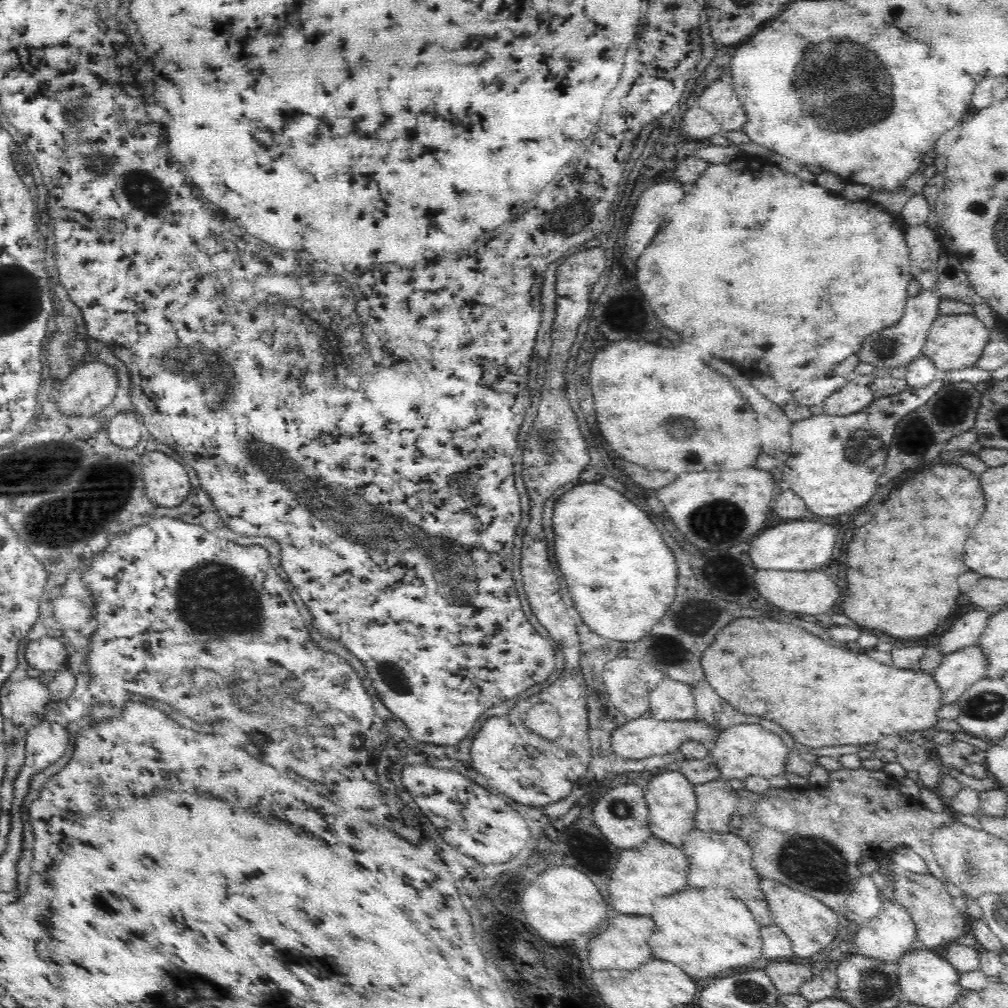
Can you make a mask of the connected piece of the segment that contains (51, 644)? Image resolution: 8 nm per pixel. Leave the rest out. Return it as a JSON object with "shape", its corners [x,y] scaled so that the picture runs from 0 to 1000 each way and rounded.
{"shape":[[[42,632],[29,637],[25,645],[25,652],[30,661],[39,666],[65,665],[65,651],[63,636],[50,632]]]}

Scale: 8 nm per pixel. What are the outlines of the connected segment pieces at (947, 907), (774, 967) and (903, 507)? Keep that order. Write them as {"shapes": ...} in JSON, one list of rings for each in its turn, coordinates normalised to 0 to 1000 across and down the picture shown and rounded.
{"shapes":[[[[897,863],[887,865],[886,871],[887,895],[903,906],[903,912],[909,921],[909,940],[926,943],[936,937],[949,935],[952,929],[960,925],[959,909],[950,904],[944,895],[944,888],[938,883],[934,872],[923,865],[911,867]]],[[[766,954],[759,964],[774,986],[793,986],[794,978],[808,968],[804,958],[788,954]]],[[[933,460],[933,462],[927,462],[927,464],[911,470],[909,474],[901,474],[897,480],[893,480],[889,486],[885,486],[881,490],[881,494],[877,496],[877,502],[873,504],[873,508],[863,518],[859,518],[855,524],[851,524],[849,530],[845,532],[845,538],[841,540],[841,558],[839,560],[845,565],[839,565],[841,581],[839,581],[839,593],[837,593],[837,609],[843,615],[847,615],[849,619],[857,621],[857,623],[873,625],[873,627],[879,627],[879,629],[883,629],[887,633],[907,633],[907,631],[919,631],[919,629],[927,627],[942,611],[942,607],[948,603],[948,597],[950,597],[950,591],[952,591],[952,583],[950,583],[948,575],[950,575],[952,569],[962,565],[954,558],[956,538],[960,536],[966,522],[972,518],[974,508],[976,508],[976,490],[974,490],[974,484],[972,484],[972,472],[960,468],[958,464],[954,464],[950,460]]]]}

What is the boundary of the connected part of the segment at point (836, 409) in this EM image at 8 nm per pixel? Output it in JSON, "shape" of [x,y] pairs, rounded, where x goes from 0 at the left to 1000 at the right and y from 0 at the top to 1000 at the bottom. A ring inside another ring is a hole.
{"shape":[[[843,379],[837,381],[833,387],[825,389],[816,399],[816,409],[831,413],[849,409],[859,405],[868,396],[865,386],[861,382]]]}

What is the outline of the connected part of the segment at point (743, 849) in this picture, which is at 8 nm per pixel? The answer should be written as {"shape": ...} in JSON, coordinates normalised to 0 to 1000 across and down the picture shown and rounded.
{"shape":[[[690,821],[679,829],[675,842],[683,854],[681,878],[688,881],[720,880],[728,884],[734,893],[740,895],[744,905],[748,907],[754,919],[767,917],[767,911],[762,903],[758,886],[754,883],[754,870],[745,859],[746,842],[732,828],[724,825],[695,824]]]}

